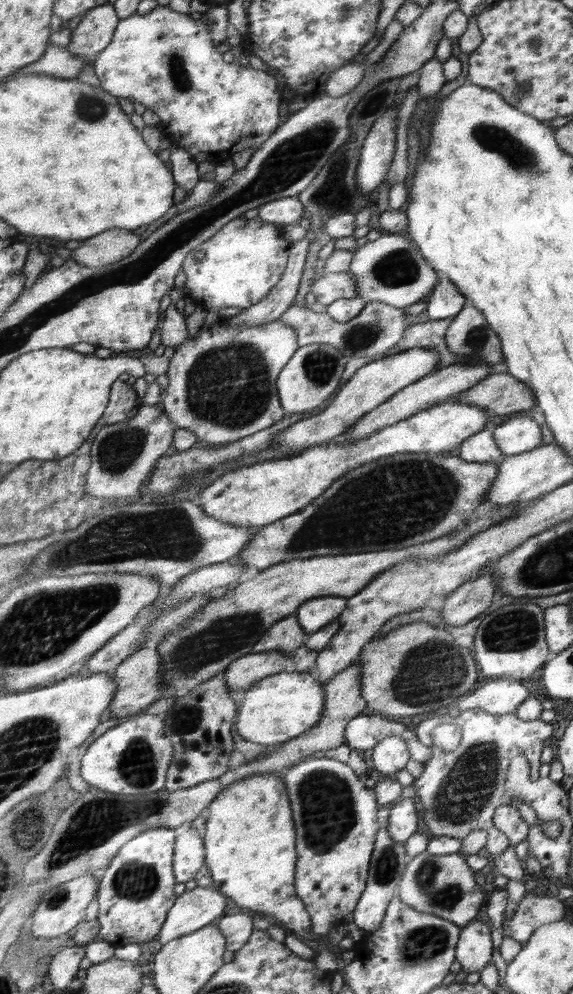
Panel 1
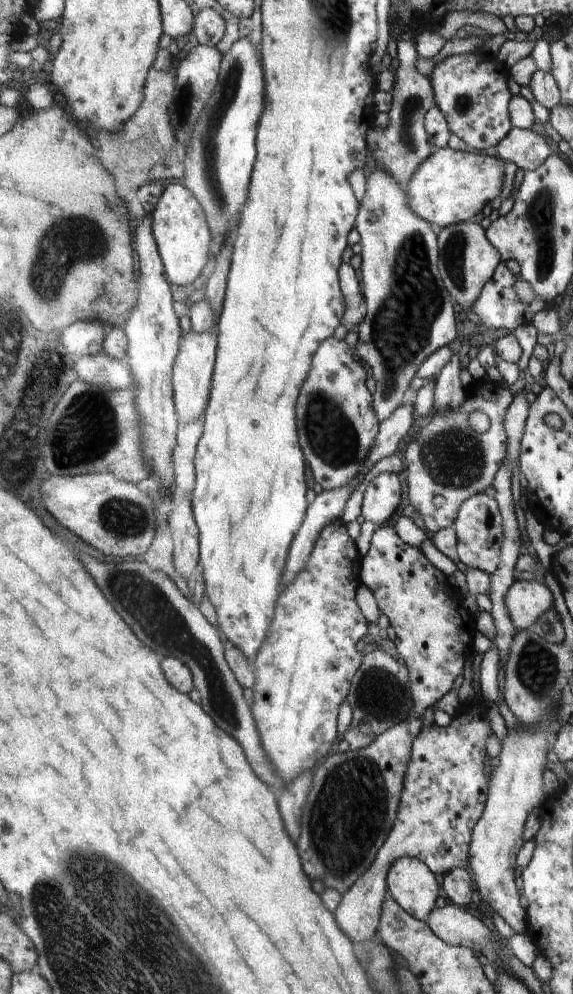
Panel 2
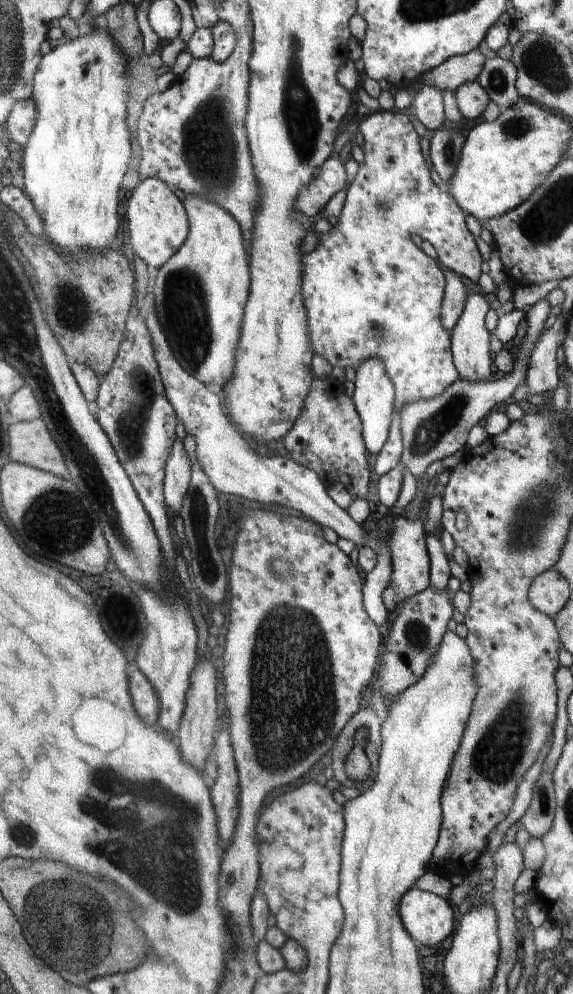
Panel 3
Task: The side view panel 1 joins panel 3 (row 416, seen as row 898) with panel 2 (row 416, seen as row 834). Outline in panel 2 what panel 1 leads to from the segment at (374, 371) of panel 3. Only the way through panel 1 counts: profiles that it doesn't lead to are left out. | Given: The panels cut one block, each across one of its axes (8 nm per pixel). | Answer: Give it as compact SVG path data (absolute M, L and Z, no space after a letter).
M376 168L366 179L362 202L364 210L359 210L356 230L361 236L367 316L358 328L356 352L369 365L376 382L373 404L384 422L400 408L400 398L420 365L438 348L448 346L458 336L458 328L452 295L446 292L439 273L438 229L412 212L406 192L383 168Z

